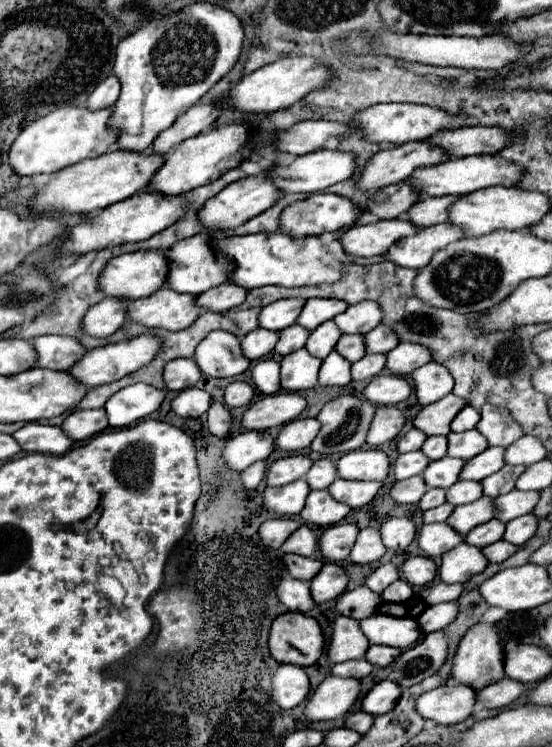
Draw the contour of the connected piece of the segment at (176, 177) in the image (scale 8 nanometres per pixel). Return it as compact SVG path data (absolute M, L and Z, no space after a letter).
M242 124L220 126L210 132L198 134L194 138L184 140L176 150L164 154L164 164L154 172L150 184L144 188L144 192L160 192L164 196L180 196L188 190L194 190L208 182L214 182L226 170L240 166L242 160L248 158L250 150L252 150L252 144L248 140L248 128Z

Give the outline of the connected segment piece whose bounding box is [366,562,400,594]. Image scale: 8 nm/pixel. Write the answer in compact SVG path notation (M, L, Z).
M382 564L378 570L374 570L368 578L366 578L366 586L376 592L376 594L382 594L382 590L386 590L392 582L396 582L400 578L398 574L398 568L394 564Z

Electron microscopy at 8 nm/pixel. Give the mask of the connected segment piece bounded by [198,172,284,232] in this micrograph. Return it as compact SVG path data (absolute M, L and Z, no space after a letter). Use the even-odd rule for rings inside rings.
M260 172L258 176L248 176L248 178L242 178L234 184L230 184L218 196L206 200L206 204L202 206L202 210L198 214L198 220L210 232L234 230L236 226L242 226L244 222L248 222L248 218L254 218L256 214L268 210L268 206L272 206L272 202L280 196L284 196L284 194L280 194L278 190L272 190L272 184L264 182L264 172Z

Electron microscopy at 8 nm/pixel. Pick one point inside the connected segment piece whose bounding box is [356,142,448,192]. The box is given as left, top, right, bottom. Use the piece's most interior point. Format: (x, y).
(388, 167)

